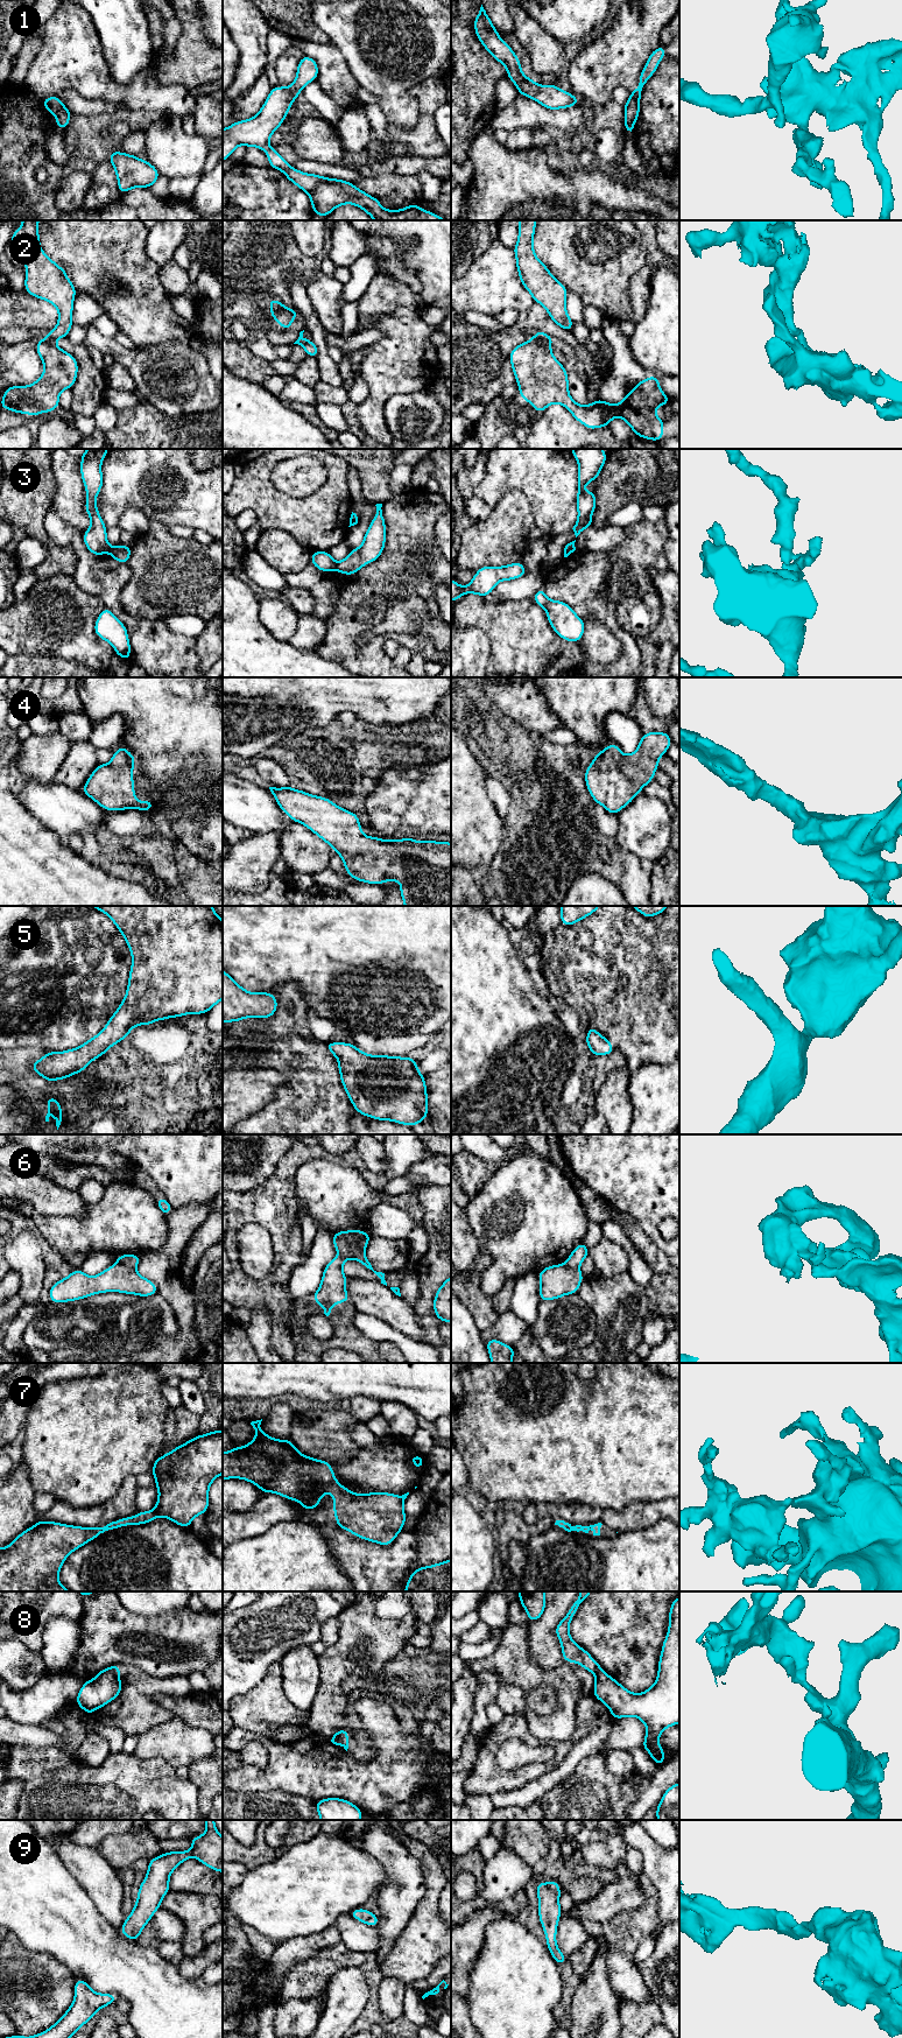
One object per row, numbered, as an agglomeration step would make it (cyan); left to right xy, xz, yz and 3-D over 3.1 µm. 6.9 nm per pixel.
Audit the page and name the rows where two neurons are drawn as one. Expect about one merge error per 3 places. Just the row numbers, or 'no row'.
1, 2, 3, 6, 8

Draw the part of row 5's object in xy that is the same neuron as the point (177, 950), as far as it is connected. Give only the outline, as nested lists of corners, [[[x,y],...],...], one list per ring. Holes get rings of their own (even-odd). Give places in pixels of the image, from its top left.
[[[91,906],[105,913],[125,937],[133,958],[126,996],[100,1033],[77,1048],[47,1052],[31,1063],[31,1069],[48,1082],[65,1080],[85,1070],[112,1046],[128,1036],[138,1025],[185,1014],[207,1013],[223,999],[223,920],[212,906]]]

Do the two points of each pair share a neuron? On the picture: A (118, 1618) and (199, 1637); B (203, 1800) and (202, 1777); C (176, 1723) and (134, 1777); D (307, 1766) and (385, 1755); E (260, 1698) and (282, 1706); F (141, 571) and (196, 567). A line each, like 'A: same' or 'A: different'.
A: same
B: same
C: different
D: same
E: same
F: same

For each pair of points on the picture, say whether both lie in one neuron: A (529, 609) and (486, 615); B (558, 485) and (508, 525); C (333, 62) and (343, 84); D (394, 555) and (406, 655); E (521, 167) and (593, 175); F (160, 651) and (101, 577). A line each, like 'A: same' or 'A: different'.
A: same
B: different
C: same
D: different
E: same
F: same

